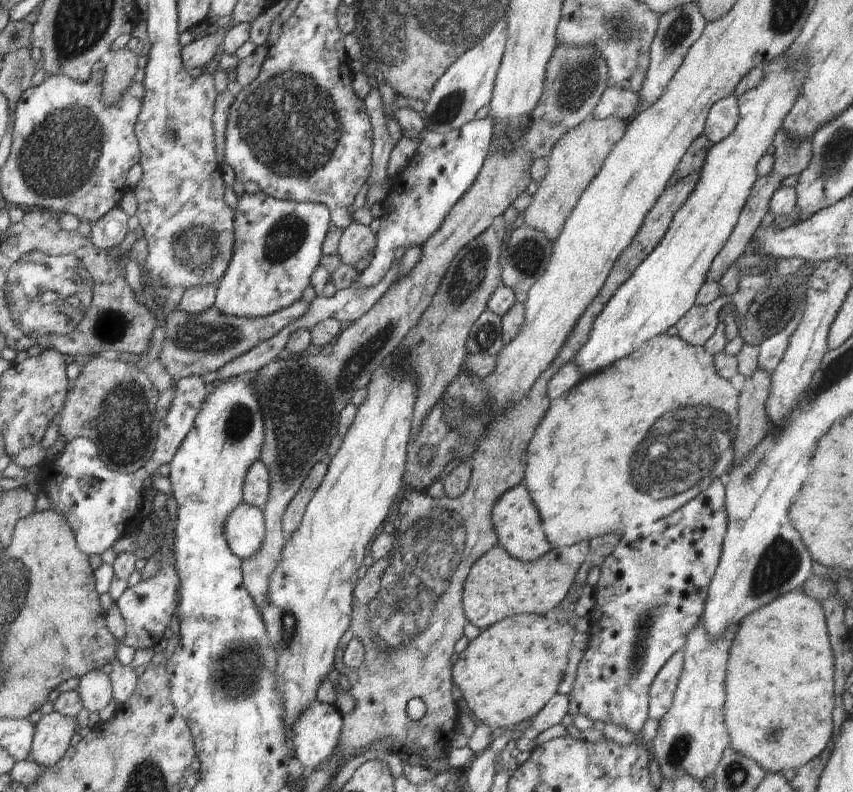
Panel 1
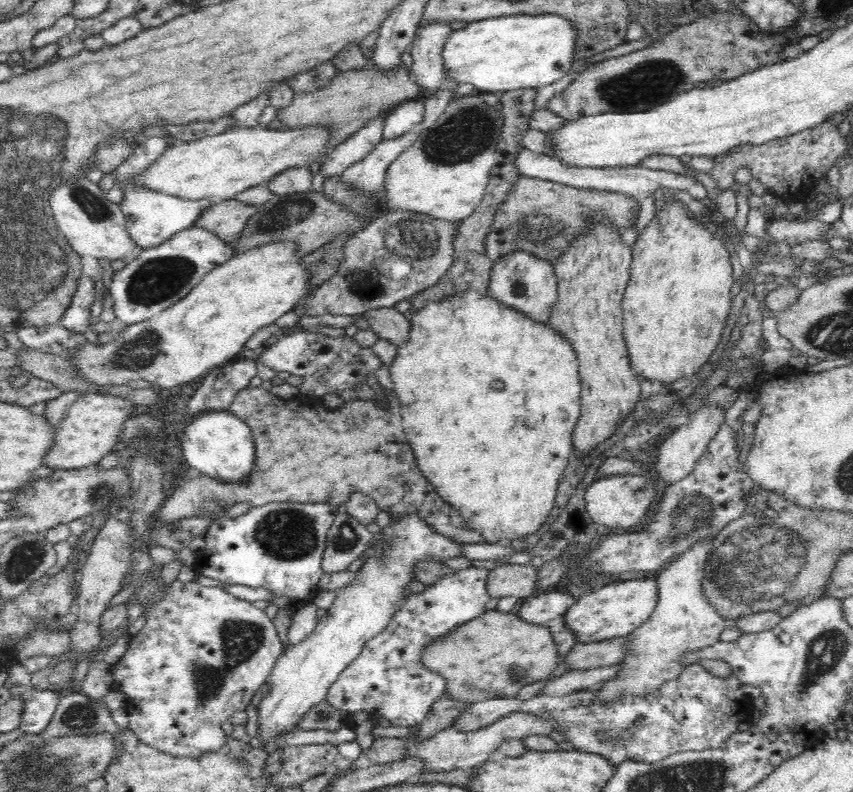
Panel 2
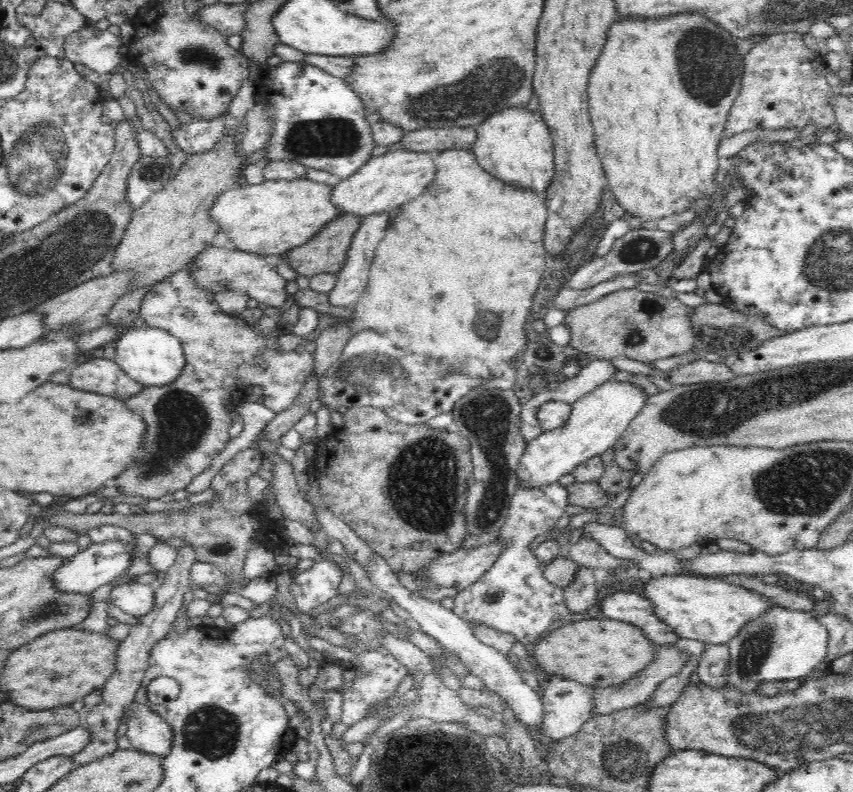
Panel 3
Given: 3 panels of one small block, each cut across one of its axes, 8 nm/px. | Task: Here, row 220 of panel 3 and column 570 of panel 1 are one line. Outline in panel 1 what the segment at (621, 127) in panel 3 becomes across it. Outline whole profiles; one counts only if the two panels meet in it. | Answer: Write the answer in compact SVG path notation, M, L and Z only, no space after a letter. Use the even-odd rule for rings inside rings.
M521 614L511 617L506 617L496 624L490 625L488 628L482 629L480 634L467 644L467 647L462 651L457 658L456 663L451 665L451 682L458 686L461 692L461 696L466 700L468 708L470 708L470 715L476 720L477 723L484 723L488 725L492 730L495 728L510 728L514 727L518 722L534 718L541 708L552 698L558 690L558 685L562 680L564 671L568 664L568 653L570 652L570 646L572 644L572 637L575 632L566 622L566 620L558 621L551 615L540 616L532 614Z

